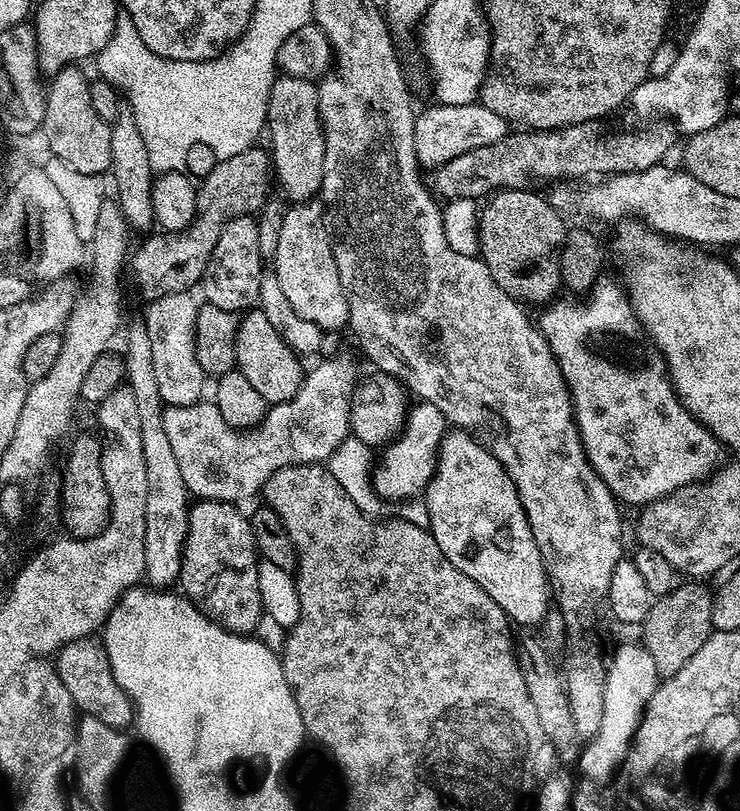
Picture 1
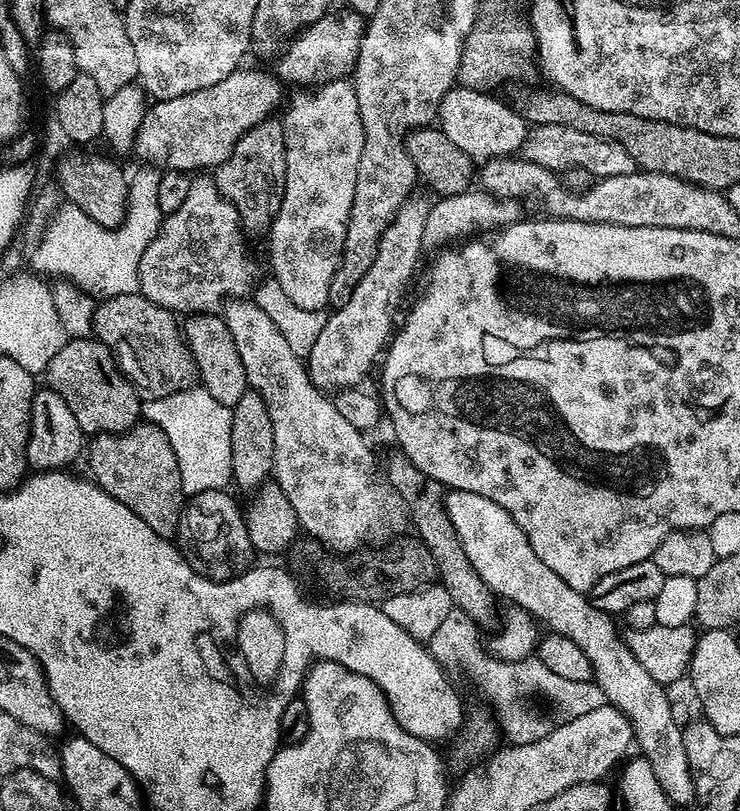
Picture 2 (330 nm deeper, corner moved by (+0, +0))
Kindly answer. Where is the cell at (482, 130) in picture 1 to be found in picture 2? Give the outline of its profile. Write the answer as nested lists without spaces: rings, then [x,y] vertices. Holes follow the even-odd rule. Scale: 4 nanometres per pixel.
[[[535,125],[527,133],[520,154],[523,159],[530,161],[531,164],[540,165],[555,172],[562,172],[562,169],[566,167],[582,168],[597,179],[625,176],[637,169],[630,154],[618,143],[597,138],[592,134],[585,134],[580,130],[573,130],[568,126]]]

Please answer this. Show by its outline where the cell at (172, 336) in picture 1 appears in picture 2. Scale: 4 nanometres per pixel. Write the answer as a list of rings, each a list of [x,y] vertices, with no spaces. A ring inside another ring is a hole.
[[[197,175],[191,181],[189,193],[182,206],[163,217],[156,237],[142,254],[141,264],[138,266],[140,295],[145,296],[152,304],[168,308],[173,314],[216,314],[223,309],[227,301],[251,297],[258,277],[256,268],[248,257],[244,239],[246,233],[241,225],[240,215],[236,213],[236,207],[216,189],[216,181],[211,175]]]

